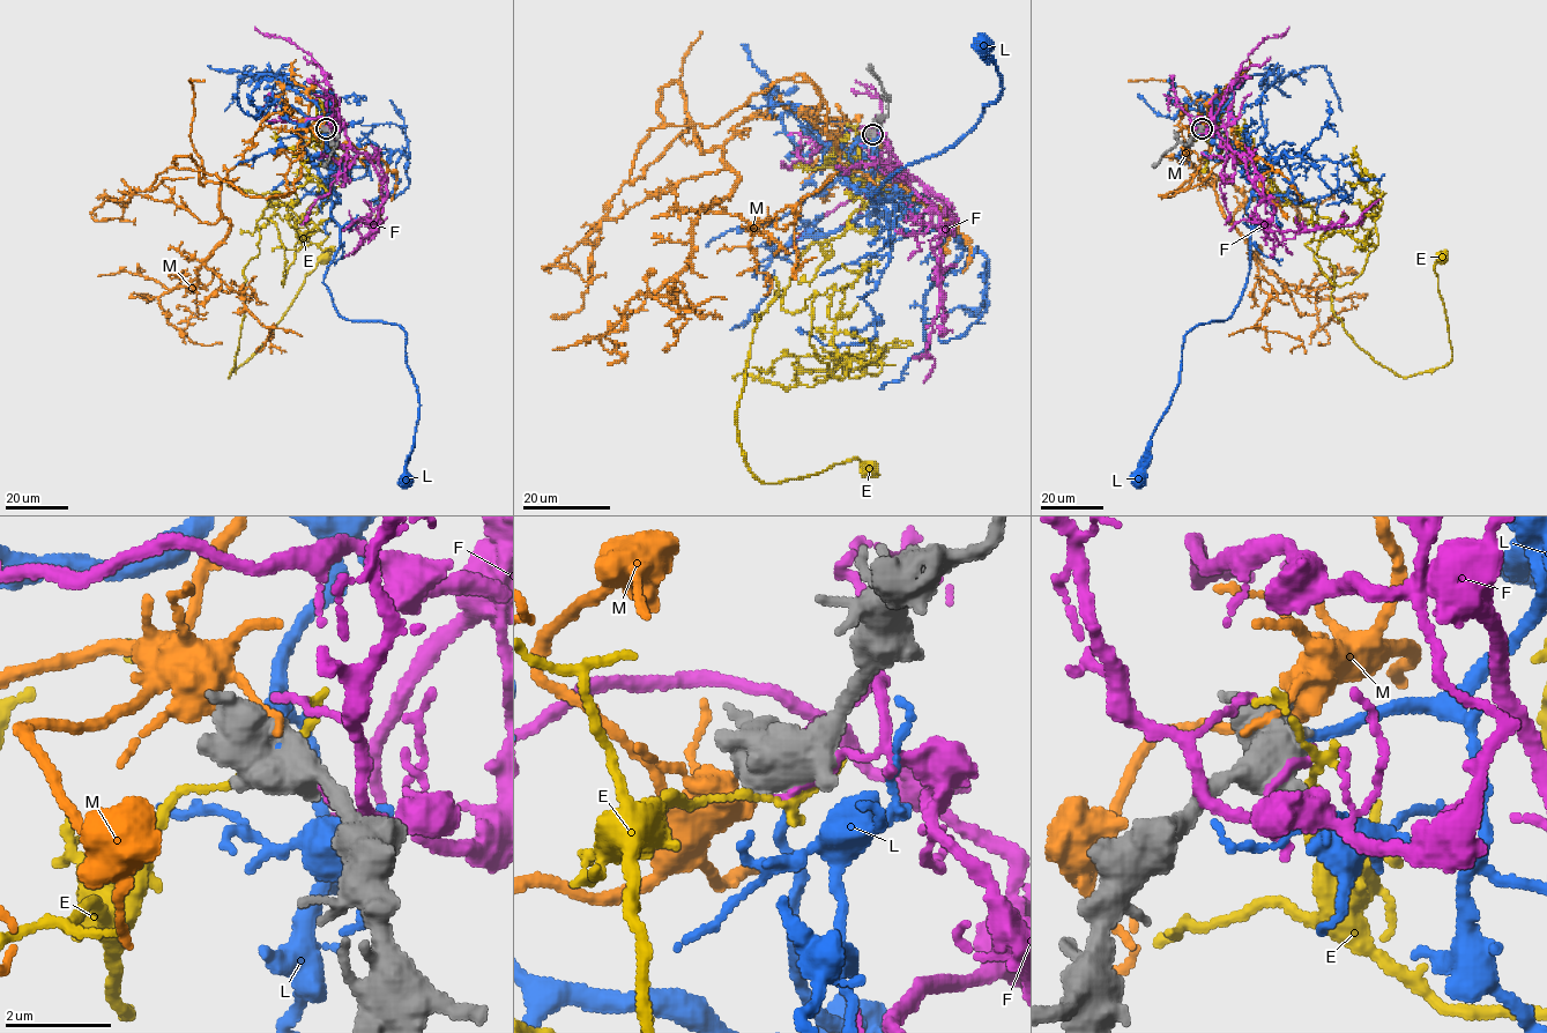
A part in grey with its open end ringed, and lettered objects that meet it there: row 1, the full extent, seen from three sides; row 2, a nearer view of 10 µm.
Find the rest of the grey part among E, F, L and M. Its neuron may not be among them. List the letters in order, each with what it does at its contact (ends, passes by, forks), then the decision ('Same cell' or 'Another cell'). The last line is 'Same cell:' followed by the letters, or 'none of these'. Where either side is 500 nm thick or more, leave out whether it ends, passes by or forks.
E: Another cell
F: Another cell
L: Same cell
M: Another cell
Same cell: L

